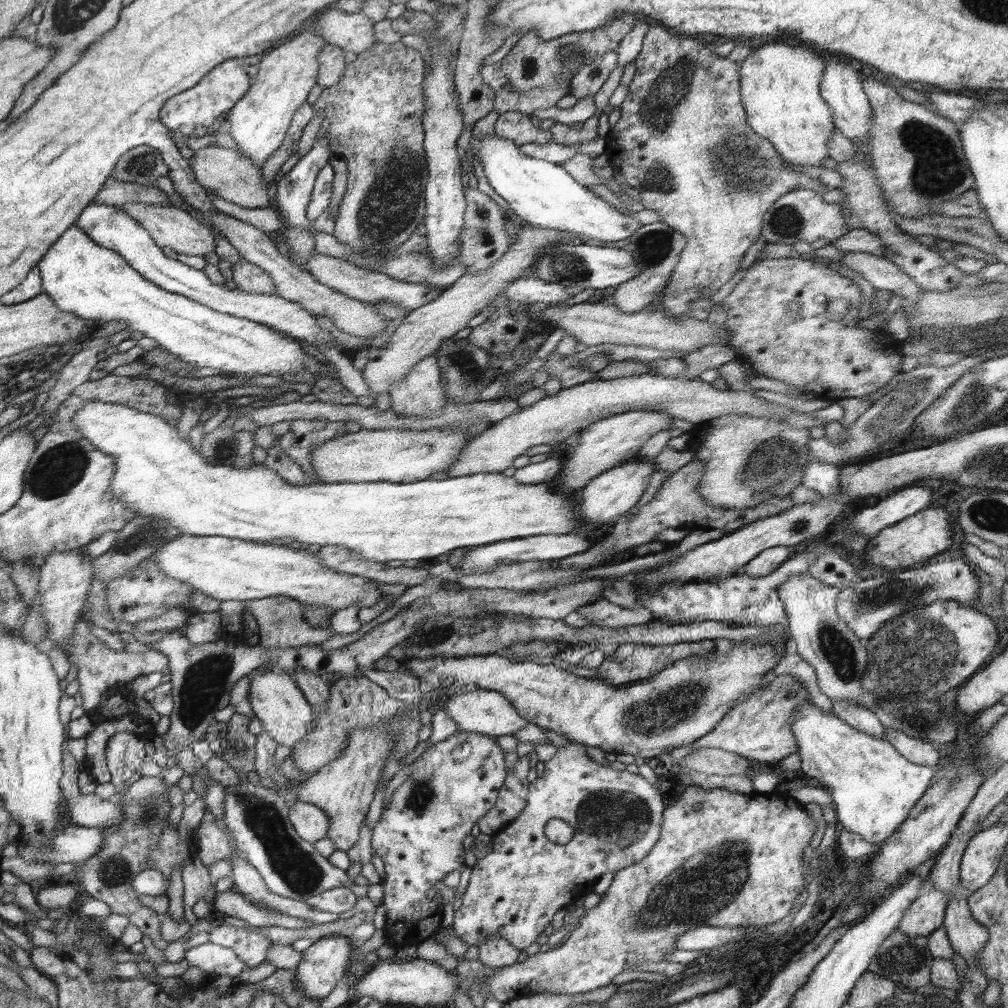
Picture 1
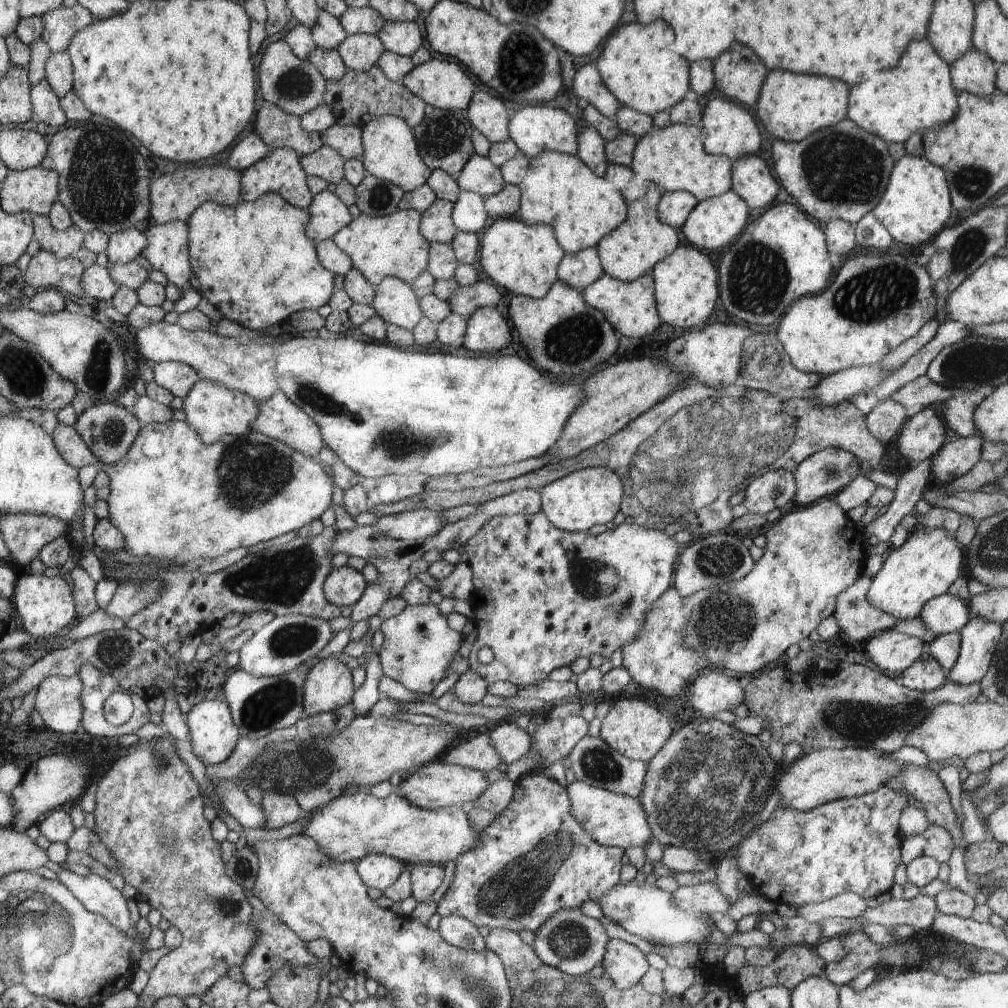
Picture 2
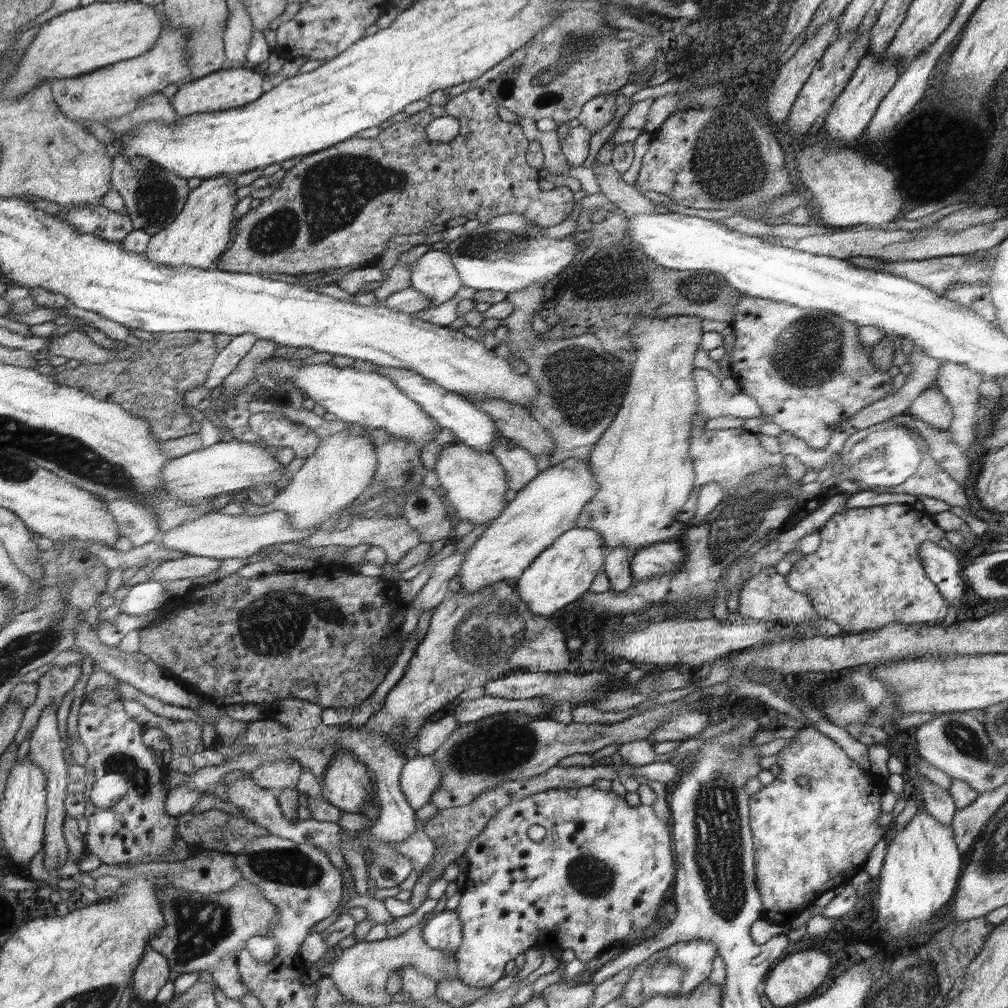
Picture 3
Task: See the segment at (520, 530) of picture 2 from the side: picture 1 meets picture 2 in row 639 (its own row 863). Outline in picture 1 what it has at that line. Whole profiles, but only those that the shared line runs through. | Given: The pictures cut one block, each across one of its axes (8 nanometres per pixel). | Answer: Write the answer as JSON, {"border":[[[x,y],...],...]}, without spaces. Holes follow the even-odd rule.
{"border":[[[568,740],[568,742],[569,744],[565,748],[558,748],[557,754],[551,760],[541,764],[544,766],[544,774],[542,774],[542,778],[535,779],[534,784],[530,785],[526,808],[522,810],[522,814],[520,814],[518,818],[510,822],[500,833],[493,836],[492,852],[481,859],[471,860],[470,862],[472,872],[469,884],[466,892],[462,896],[462,905],[455,911],[454,922],[451,925],[452,928],[454,928],[455,936],[467,942],[469,946],[478,946],[486,936],[492,936],[492,934],[500,934],[502,938],[506,938],[508,942],[518,947],[518,950],[523,950],[534,944],[539,934],[548,931],[552,918],[554,918],[554,914],[556,914],[558,910],[562,910],[564,907],[571,909],[575,901],[587,895],[589,891],[592,892],[594,883],[602,874],[616,873],[618,870],[622,870],[622,868],[626,868],[626,866],[630,866],[630,864],[636,864],[636,862],[640,862],[642,858],[648,857],[654,845],[657,844],[658,839],[661,838],[663,814],[666,804],[664,804],[664,798],[662,798],[662,794],[658,792],[658,788],[652,786],[648,780],[644,780],[644,778],[638,776],[638,774],[630,773],[627,770],[617,772],[612,769],[609,764],[607,766],[602,766],[598,762],[593,762],[593,760],[585,754],[586,747],[584,745],[578,745],[577,743],[571,742],[571,740]],[[552,818],[564,820],[564,822],[570,824],[570,827],[574,830],[573,838],[568,844],[554,844],[554,842],[550,842],[545,836],[544,826],[546,826],[548,820],[552,820]]]}

